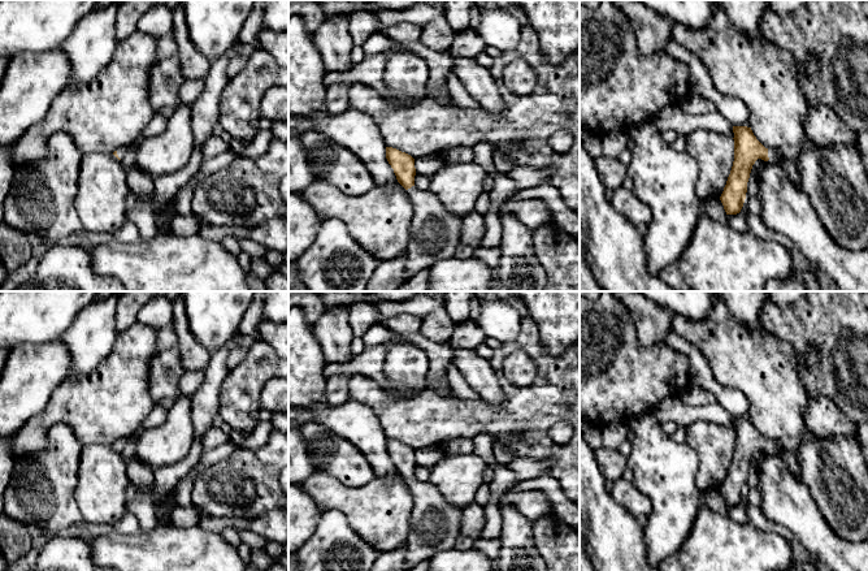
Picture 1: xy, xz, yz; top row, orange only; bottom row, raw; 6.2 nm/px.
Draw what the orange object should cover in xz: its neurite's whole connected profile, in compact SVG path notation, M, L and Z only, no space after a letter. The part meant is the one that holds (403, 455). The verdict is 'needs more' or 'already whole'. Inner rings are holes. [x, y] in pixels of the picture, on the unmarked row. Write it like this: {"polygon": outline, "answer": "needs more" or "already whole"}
{"polygon": "M386 438L386 450L413 497L405 538L404 571L409 571L417 563L430 561L440 551L455 546L460 535L463 510L447 502L433 484L415 477L416 459L411 446Z", "answer": "needs more"}

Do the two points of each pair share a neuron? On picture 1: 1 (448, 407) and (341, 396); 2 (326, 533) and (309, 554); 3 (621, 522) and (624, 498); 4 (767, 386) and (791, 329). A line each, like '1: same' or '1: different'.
1: different
2: same
3: different
4: different

